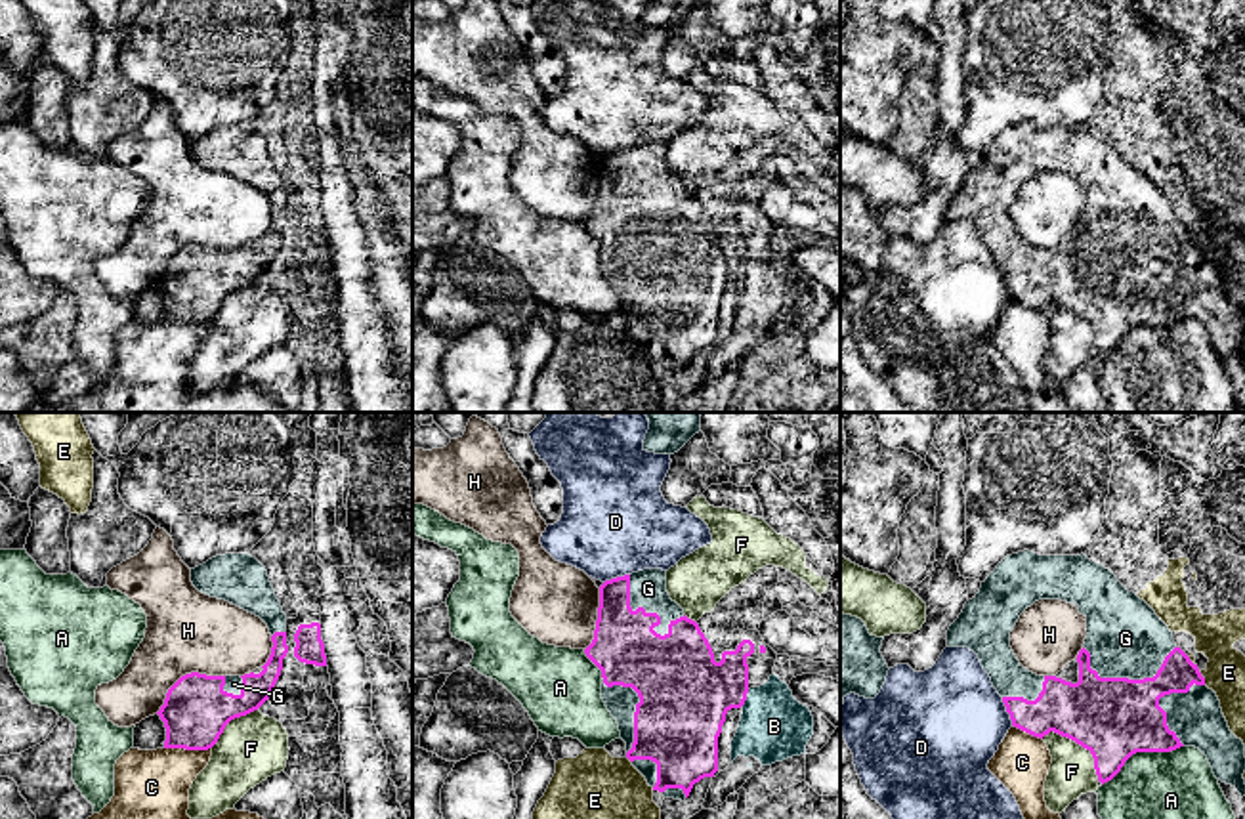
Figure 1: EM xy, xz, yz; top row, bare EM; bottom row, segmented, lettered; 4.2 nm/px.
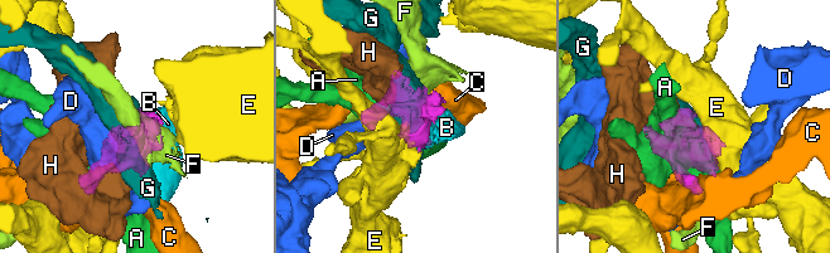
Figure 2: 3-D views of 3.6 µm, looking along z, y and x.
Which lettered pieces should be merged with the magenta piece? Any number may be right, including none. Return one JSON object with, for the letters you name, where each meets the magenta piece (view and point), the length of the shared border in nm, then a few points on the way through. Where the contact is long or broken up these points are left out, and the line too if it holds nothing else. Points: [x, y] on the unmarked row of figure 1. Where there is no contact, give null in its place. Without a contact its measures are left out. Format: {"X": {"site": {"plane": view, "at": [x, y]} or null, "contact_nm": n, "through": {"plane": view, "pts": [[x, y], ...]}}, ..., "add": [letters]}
{"G": {"site": {"plane": "xz", "at": [642, 180]}, "contact_nm": 300}, "add": ["G"]}

